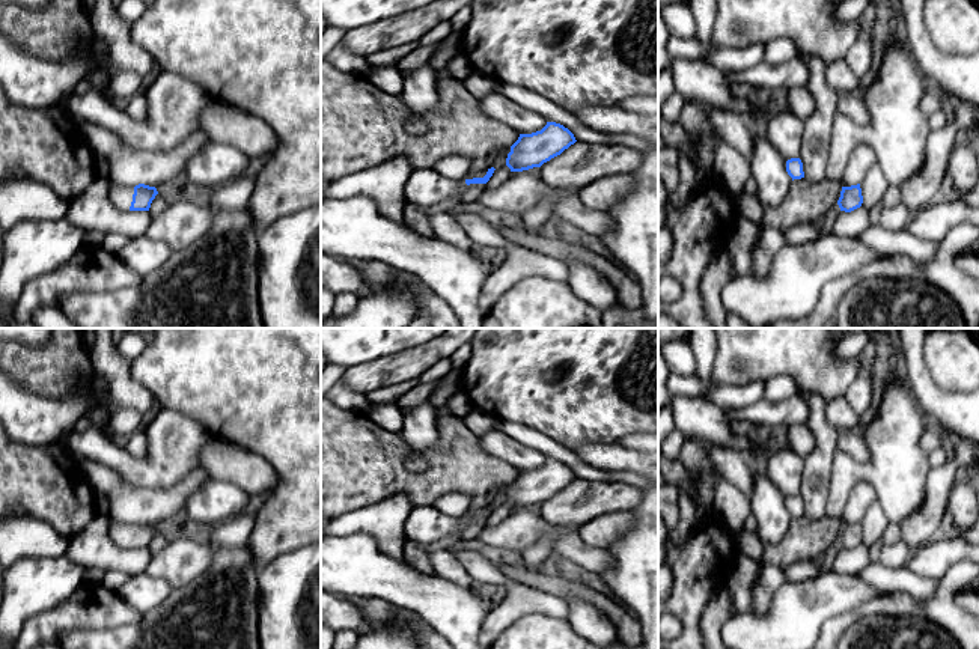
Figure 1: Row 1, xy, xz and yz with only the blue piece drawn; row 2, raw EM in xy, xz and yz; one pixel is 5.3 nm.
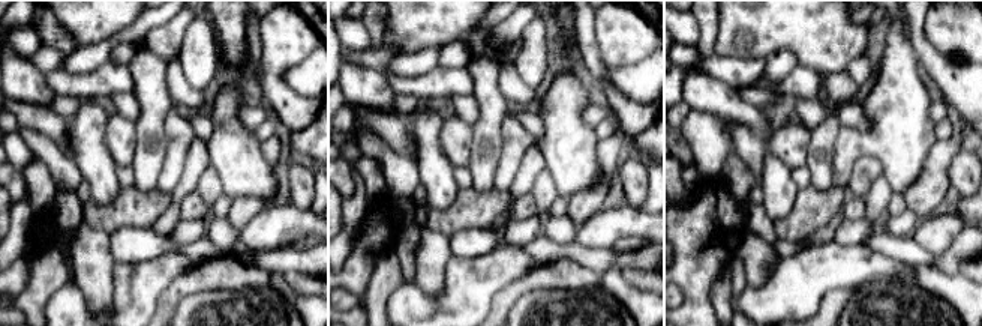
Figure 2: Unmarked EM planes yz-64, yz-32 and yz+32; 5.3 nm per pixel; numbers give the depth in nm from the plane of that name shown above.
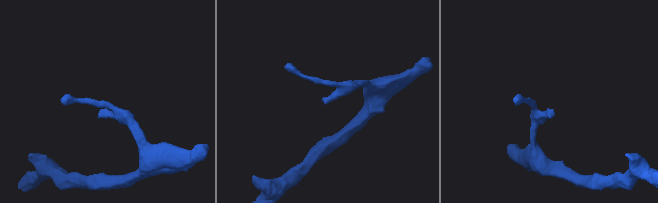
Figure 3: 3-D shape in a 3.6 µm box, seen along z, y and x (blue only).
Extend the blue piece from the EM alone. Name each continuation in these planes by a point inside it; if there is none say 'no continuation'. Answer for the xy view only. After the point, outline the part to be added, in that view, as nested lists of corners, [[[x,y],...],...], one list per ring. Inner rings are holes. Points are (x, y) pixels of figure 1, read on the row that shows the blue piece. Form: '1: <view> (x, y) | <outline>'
1: xy (121, 198) | [[[108,185],[108,199],[113,203],[114,208],[119,211],[130,211],[131,202],[133,202],[134,187],[114,187]]]

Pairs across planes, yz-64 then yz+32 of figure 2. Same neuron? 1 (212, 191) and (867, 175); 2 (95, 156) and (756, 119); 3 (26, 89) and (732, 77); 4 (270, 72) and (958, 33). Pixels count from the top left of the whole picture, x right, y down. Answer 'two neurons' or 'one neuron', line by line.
1: two neurons
2: two neurons
3: two neurons
4: one neuron

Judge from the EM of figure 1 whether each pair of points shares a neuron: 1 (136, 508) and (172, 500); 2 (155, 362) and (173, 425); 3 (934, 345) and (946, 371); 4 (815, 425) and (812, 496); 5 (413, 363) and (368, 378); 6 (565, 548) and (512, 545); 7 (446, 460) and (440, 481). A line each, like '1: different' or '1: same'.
1: same
2: different
3: same
4: same
5: same
6: same
7: same

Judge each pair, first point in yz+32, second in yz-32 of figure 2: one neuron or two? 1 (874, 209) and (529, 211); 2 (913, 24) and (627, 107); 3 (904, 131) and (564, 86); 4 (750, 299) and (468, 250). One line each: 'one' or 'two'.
1: two
2: two
3: one
4: two

